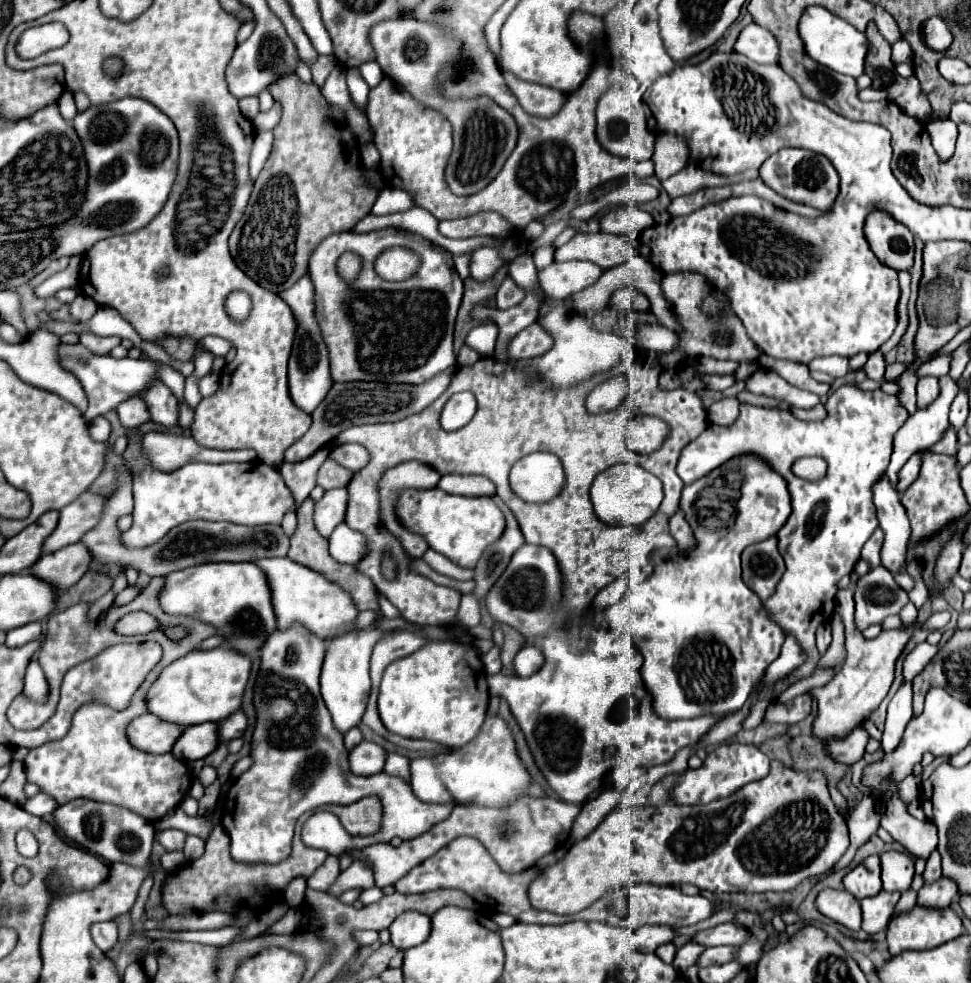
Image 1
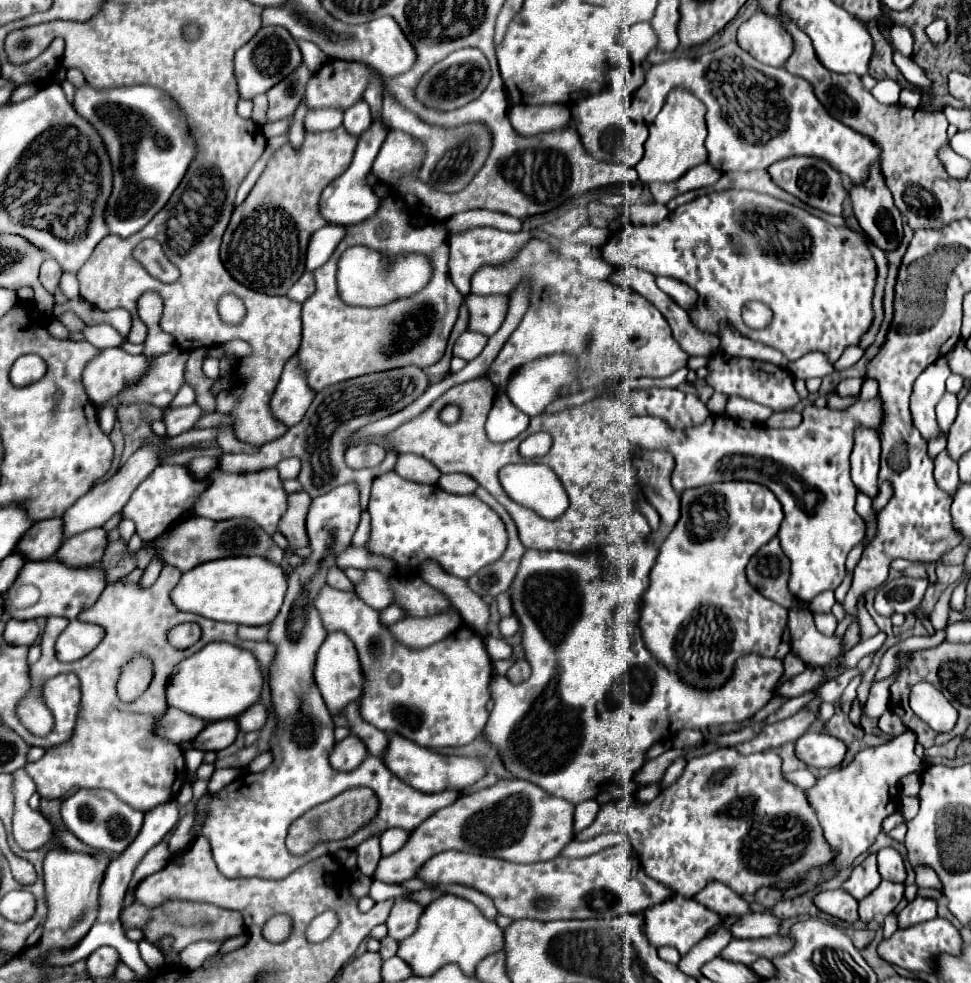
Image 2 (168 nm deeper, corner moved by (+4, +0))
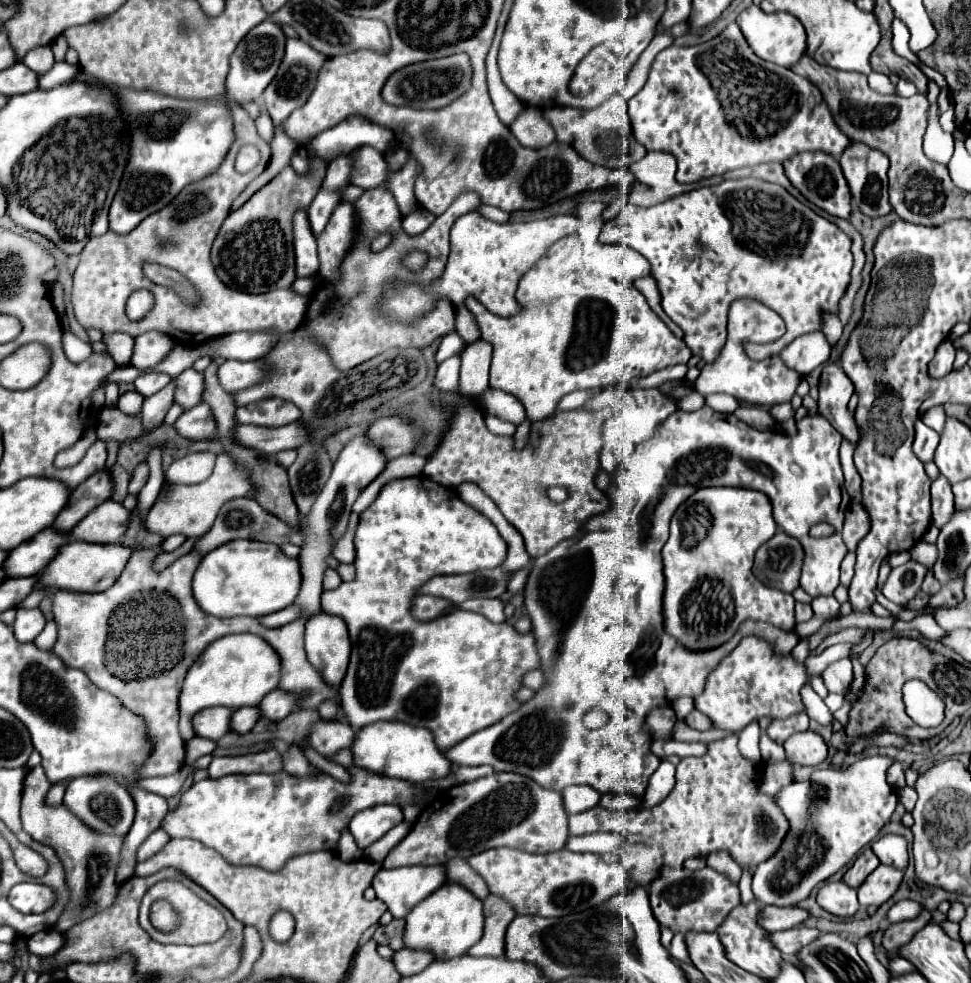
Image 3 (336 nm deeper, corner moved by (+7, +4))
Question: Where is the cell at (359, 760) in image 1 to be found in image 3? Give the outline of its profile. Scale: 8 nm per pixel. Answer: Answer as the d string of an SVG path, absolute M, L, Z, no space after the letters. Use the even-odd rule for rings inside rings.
M319 719L307 733L309 743L323 755L329 757L339 749L351 749L355 731L345 721L325 721Z

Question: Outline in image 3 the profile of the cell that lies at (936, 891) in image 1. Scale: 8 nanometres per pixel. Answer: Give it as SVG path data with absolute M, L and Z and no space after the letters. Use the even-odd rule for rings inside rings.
M923 911L915 921L901 921L895 925L889 925L889 929L883 933L883 941L881 945L885 947L885 951L895 953L901 945L909 943L913 939L913 935L931 921L931 913Z

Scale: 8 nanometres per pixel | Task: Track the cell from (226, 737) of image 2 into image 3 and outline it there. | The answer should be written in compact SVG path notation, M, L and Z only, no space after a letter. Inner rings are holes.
M245 707L245 709L237 709L231 717L231 729L235 733L249 733L255 723L261 719L261 711L259 707Z

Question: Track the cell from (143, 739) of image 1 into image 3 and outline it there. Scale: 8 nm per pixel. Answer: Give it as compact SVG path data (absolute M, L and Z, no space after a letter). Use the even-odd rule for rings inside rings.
M225 707L203 709L193 717L193 729L199 737L219 741L223 735L231 731L229 727L231 715L233 715L233 709L225 709Z

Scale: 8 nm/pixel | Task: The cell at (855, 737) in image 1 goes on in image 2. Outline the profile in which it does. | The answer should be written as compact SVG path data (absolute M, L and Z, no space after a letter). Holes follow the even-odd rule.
M808 731L796 741L796 755L808 767L838 767L848 753L848 745L832 735Z

